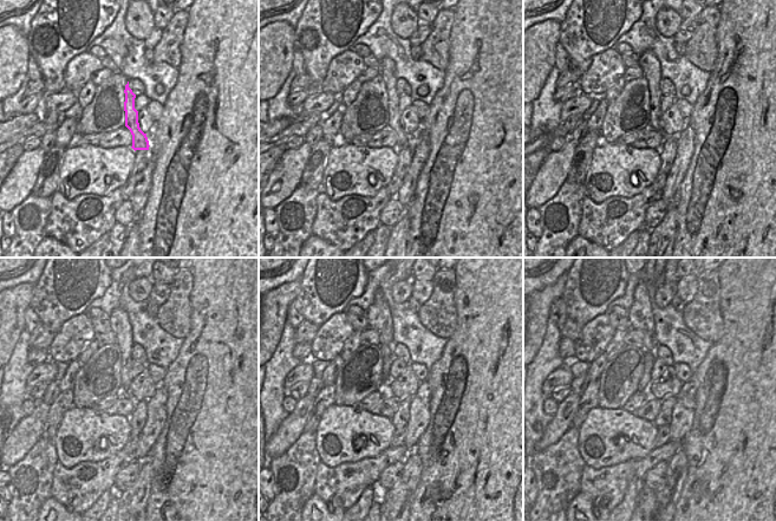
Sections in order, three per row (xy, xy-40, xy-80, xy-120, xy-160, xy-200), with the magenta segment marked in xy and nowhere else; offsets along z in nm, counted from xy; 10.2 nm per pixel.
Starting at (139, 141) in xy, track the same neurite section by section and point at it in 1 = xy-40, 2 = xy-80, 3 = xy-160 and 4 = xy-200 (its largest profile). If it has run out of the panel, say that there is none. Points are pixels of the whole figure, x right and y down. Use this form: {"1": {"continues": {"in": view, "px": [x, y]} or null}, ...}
{"1": {"continues": {"in": "xy-40", "px": [386, 66]}}, "2": {"continues": {"in": "xy-80", "px": [649, 63]}}, "3": {"continues": {"in": "xy-160", "px": [379, 319]}}, "4": {"continues": {"in": "xy-200", "px": [640, 316]}}}

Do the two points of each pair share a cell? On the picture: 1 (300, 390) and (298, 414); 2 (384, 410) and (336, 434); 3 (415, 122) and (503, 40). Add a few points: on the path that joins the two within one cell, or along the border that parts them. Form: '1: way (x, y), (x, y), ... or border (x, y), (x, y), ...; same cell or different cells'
1: border (306, 393), (297, 402); different cells
2: border (369, 411), (390, 418); different cells
3: border (421, 119), (422, 125); different cells

